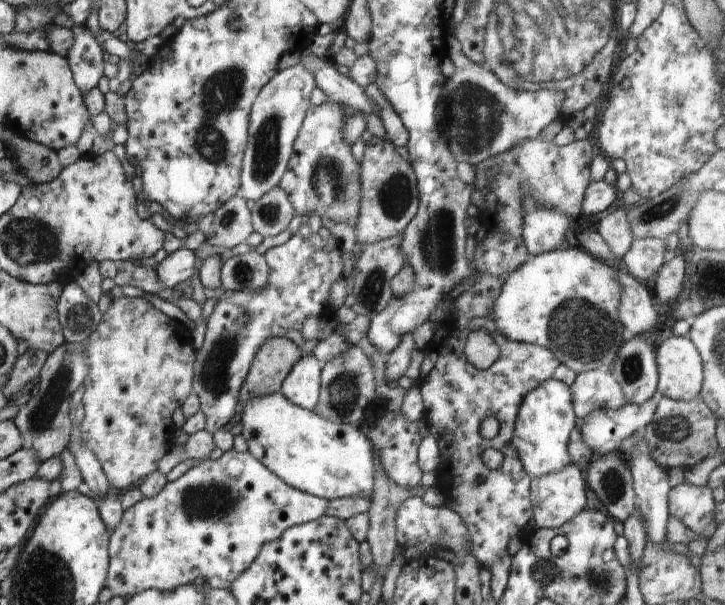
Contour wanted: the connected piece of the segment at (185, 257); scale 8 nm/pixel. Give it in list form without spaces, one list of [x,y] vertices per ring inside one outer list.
[[[183,246],[166,256],[155,269],[156,278],[162,282],[165,289],[172,289],[180,282],[186,282],[196,270],[194,251]]]

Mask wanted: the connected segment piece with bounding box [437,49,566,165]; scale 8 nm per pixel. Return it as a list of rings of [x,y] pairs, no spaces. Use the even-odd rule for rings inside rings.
[[[460,49],[449,50],[448,56],[454,62],[455,71],[452,76],[445,78],[438,100],[437,114],[439,131],[457,163],[468,162],[468,164],[477,165],[484,162],[486,158],[504,154],[526,140],[536,140],[550,122],[560,118],[560,106],[566,100],[564,92],[544,89],[534,92],[516,90],[502,84],[486,64],[476,64],[466,58]]]

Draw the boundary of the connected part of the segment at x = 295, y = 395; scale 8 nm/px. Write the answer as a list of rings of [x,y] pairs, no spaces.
[[[311,353],[303,355],[282,382],[279,392],[299,407],[314,410],[320,394],[323,365]]]

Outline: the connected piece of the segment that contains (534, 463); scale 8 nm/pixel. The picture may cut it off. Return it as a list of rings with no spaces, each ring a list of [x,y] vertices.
[[[544,380],[524,396],[518,410],[514,438],[511,442],[528,475],[540,478],[550,472],[558,472],[572,463],[568,454],[568,442],[570,434],[575,430],[576,420],[572,408],[572,392],[562,381]]]

